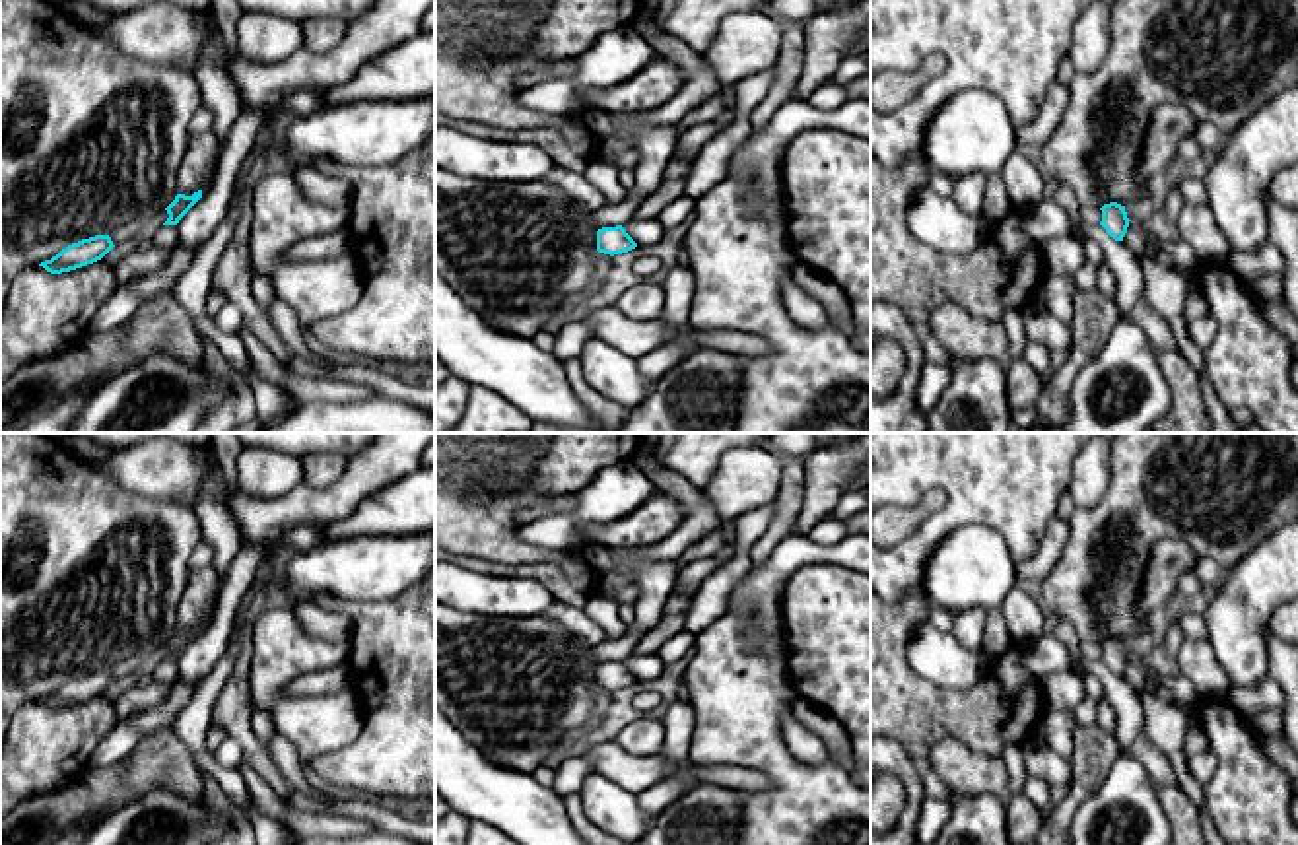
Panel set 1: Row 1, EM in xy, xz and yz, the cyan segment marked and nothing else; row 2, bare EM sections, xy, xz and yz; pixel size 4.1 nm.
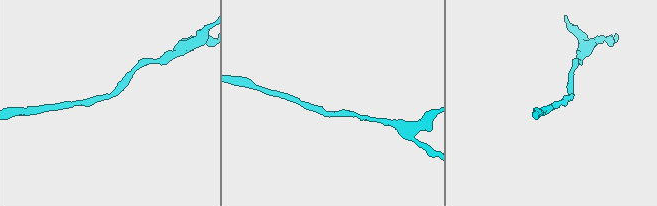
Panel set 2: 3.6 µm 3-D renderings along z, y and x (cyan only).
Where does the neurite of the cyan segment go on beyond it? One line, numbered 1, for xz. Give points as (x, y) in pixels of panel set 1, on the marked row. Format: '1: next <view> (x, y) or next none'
1: next none

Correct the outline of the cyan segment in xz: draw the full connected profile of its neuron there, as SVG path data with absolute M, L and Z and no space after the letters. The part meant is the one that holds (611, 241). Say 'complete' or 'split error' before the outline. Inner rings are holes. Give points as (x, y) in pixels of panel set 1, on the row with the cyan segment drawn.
complete; M622 225L602 227L597 231L597 251L604 254L622 254L635 249L637 243L626 233Z

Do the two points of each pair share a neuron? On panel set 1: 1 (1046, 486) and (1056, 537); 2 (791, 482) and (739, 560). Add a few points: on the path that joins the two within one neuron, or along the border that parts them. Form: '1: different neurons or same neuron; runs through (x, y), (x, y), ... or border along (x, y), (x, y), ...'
1: different neurons; border along (1056, 513), (1046, 527), (1040, 546), (1028, 558)
2: different neurons; border along (776, 496), (776, 515), (754, 542)

